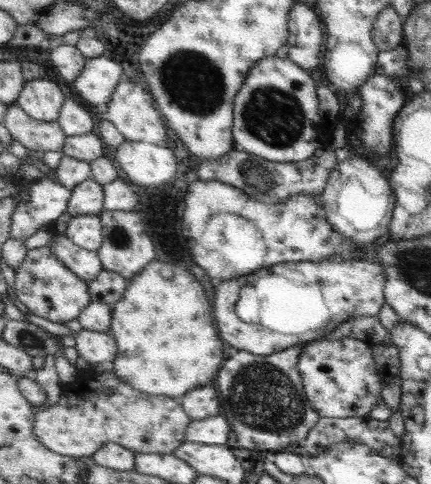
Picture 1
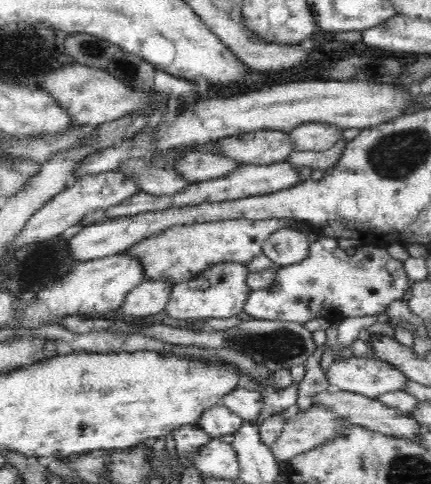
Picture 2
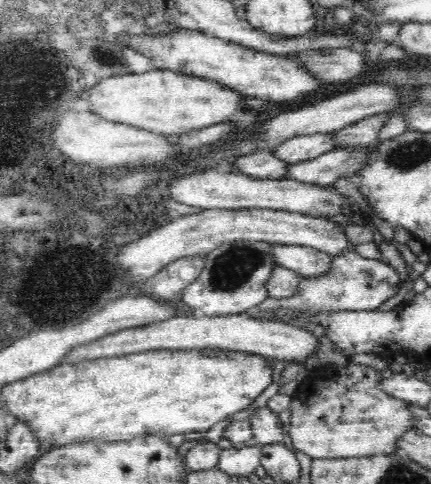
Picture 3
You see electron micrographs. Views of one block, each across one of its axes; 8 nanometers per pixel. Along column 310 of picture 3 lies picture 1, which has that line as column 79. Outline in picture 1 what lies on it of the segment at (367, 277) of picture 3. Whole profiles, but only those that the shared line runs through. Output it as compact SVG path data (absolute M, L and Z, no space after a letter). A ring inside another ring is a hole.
M49 244L43 248L29 250L27 260L17 270L15 296L19 298L21 304L25 304L29 308L31 314L47 318L51 322L59 322L59 324L65 324L69 320L77 320L79 314L85 310L85 306L91 304L87 284L77 274L73 274L63 264L63 260L57 258L55 246L49 246Z

